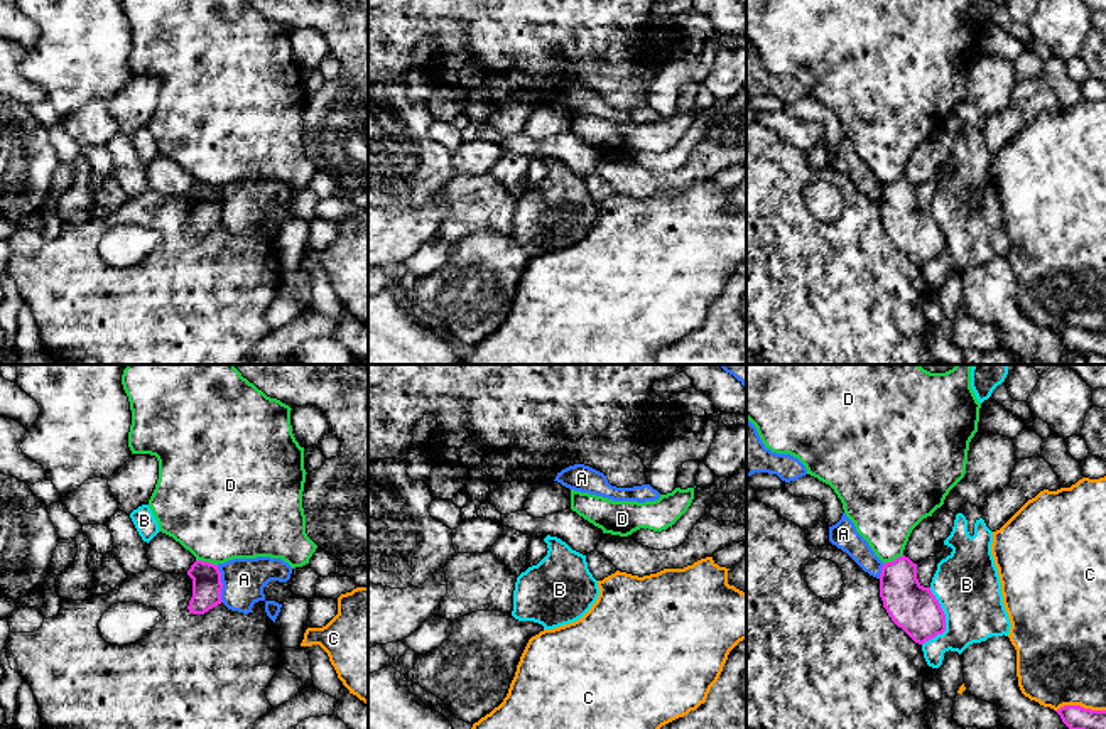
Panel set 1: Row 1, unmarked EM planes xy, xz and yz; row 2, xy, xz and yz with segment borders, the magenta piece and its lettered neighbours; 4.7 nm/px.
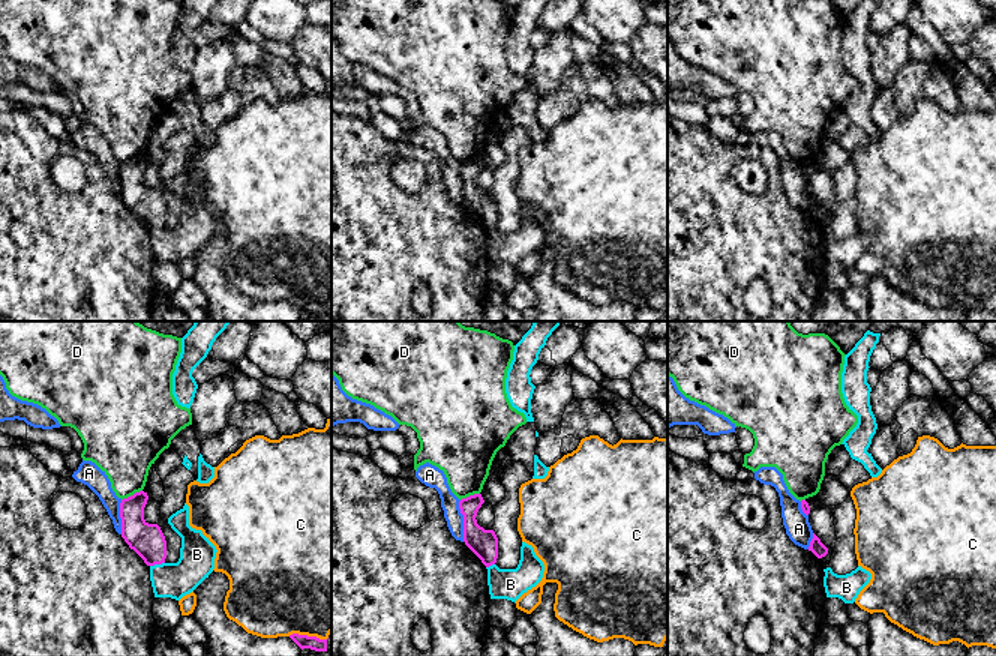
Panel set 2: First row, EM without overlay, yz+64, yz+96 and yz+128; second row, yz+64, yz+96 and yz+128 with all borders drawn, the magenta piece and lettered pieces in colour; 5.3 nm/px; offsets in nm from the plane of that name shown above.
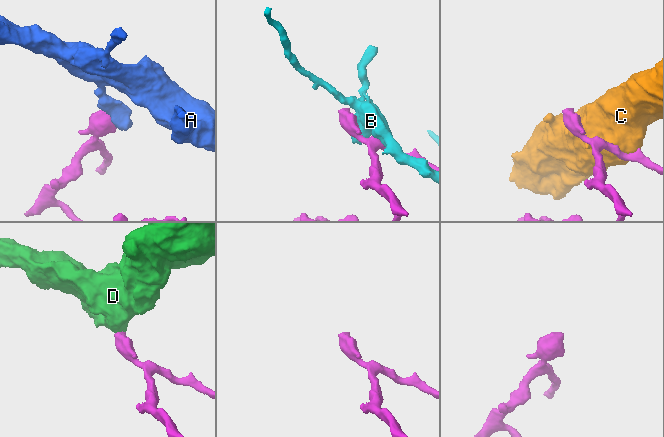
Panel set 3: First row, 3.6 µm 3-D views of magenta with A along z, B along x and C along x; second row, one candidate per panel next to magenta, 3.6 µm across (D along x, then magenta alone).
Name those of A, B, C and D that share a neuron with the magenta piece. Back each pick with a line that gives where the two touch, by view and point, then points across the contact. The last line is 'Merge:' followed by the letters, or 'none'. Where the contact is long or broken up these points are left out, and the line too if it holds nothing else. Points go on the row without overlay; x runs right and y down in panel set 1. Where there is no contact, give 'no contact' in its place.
Merge: none

